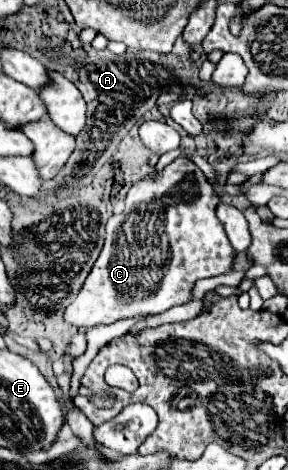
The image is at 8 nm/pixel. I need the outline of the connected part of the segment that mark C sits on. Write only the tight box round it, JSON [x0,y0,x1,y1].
[64,157,236,329]

